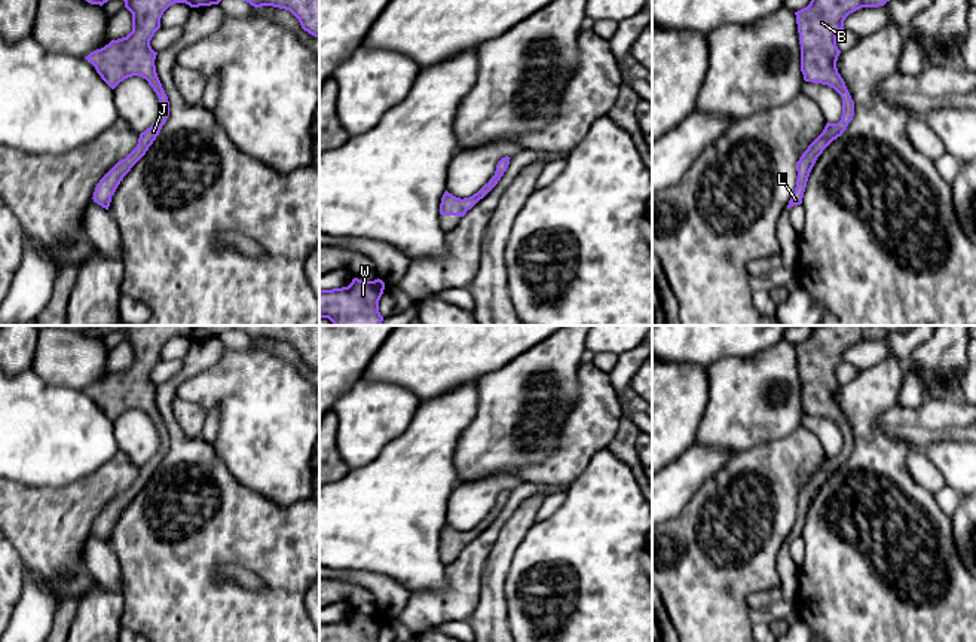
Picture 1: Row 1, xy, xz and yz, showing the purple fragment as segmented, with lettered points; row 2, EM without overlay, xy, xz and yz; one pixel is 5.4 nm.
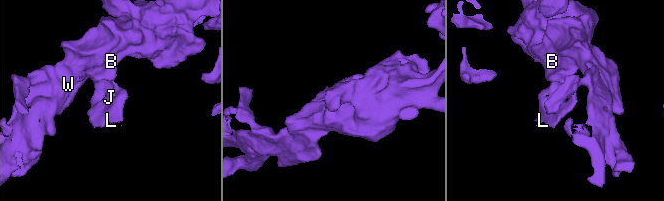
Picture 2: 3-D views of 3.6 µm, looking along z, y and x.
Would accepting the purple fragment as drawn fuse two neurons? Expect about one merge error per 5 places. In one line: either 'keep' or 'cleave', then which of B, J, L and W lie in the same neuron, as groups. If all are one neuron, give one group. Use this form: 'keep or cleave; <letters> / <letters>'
keep; B J L W

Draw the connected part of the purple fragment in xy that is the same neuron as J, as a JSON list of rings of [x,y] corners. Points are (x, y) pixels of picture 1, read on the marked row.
[[[123,0],[125,7],[132,13],[132,31],[122,39],[111,40],[101,49],[91,52],[91,62],[101,79],[114,89],[128,77],[140,76],[149,82],[159,98],[157,120],[140,134],[137,147],[119,160],[97,184],[94,202],[108,210],[111,196],[123,177],[146,155],[159,135],[169,116],[169,101],[156,73],[154,59],[157,52],[150,46],[150,40],[160,28],[163,12],[175,4],[186,3],[190,7],[218,4],[221,0]]]

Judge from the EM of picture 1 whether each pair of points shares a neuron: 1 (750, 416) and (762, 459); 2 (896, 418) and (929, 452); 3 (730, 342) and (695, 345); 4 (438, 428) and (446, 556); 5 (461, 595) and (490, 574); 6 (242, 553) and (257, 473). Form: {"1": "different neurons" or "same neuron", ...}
{"1": "different neurons", "2": "different neurons", "3": "same neuron", "4": "different neurons", "5": "different neurons", "6": "different neurons"}

